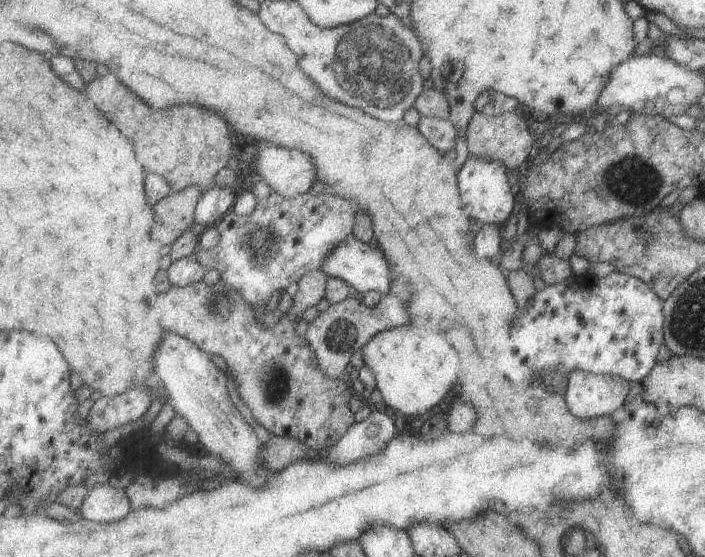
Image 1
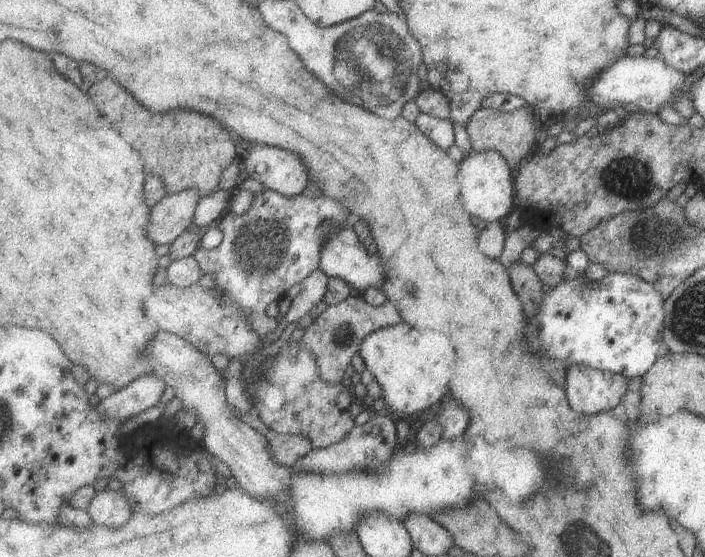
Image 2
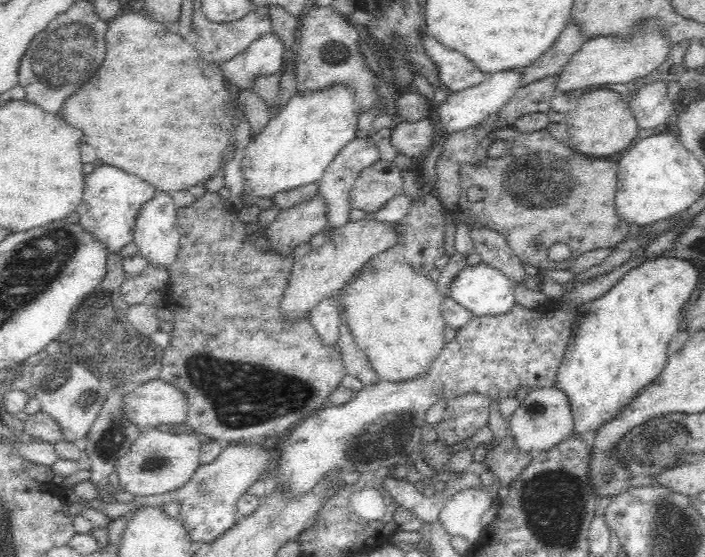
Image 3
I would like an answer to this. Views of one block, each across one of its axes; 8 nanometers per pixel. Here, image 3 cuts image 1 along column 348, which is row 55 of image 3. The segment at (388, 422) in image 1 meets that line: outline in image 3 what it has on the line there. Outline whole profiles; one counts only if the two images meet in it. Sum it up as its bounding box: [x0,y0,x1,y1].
[422,32,488,92]

